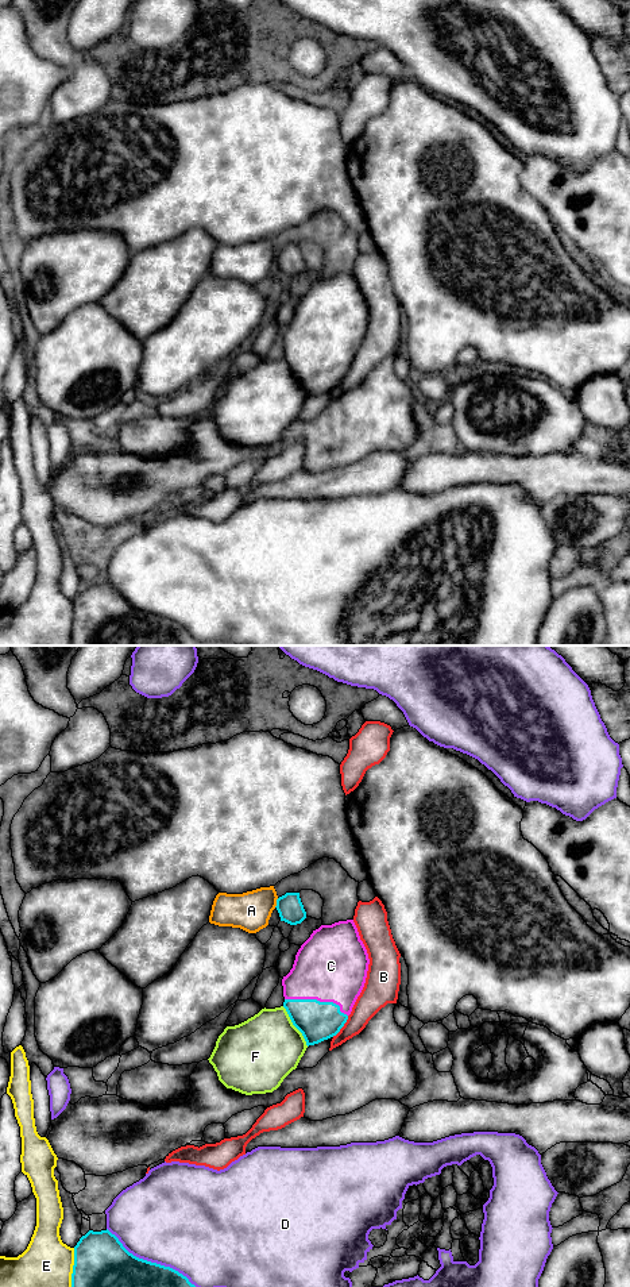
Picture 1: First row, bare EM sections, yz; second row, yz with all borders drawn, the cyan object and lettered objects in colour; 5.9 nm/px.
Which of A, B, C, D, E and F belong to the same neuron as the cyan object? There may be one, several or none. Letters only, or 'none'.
C

